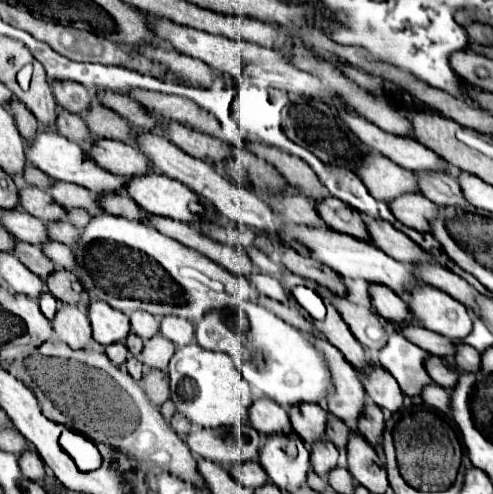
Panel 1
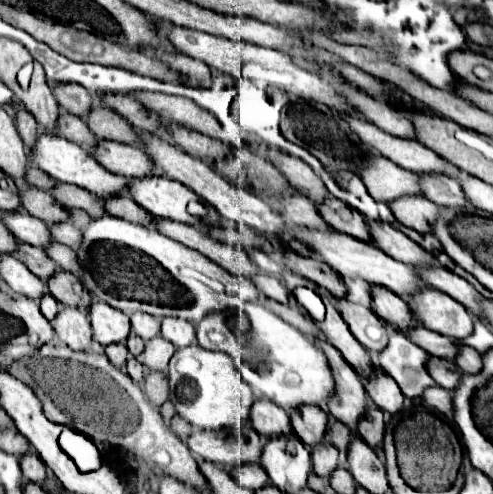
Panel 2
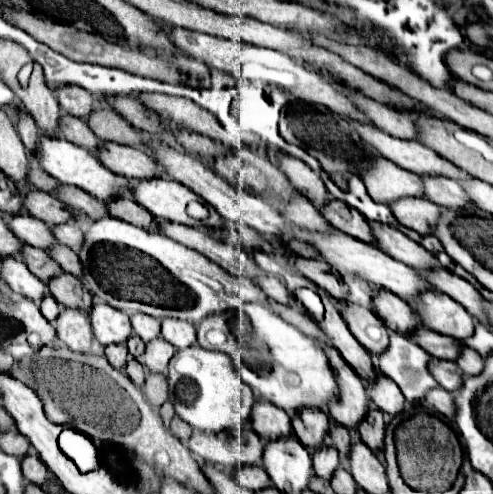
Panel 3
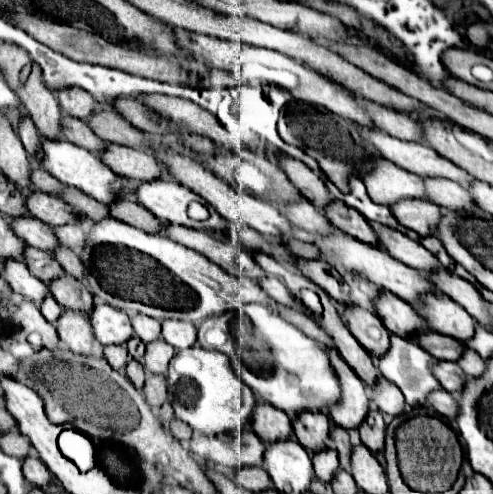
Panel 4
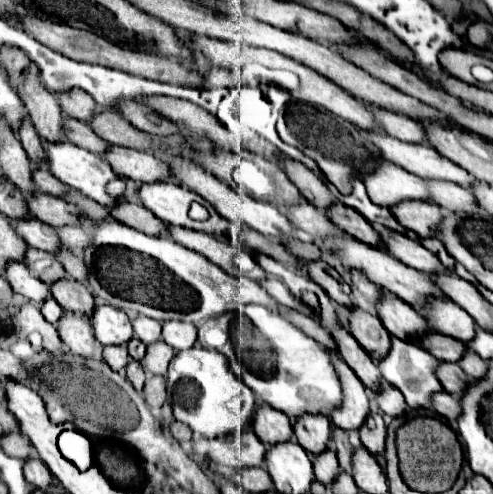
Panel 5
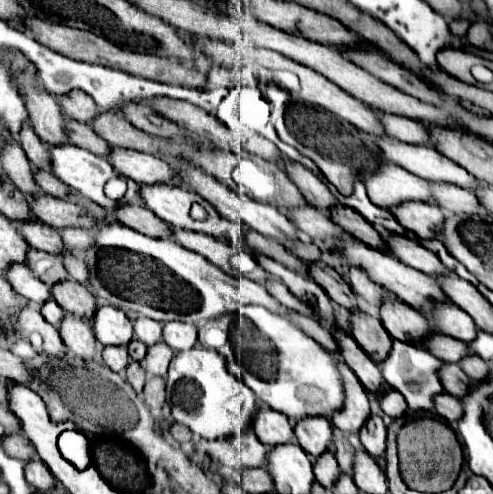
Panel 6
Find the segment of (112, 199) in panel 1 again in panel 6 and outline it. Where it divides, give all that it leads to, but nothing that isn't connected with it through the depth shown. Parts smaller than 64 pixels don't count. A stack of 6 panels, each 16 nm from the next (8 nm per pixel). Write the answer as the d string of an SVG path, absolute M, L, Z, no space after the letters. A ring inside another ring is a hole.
M122 204L116 212L116 218L126 224L128 228L142 232L146 236L152 238L170 238L168 232L172 232L170 224L166 224L164 220L160 220L152 210L148 210L146 206L140 204Z

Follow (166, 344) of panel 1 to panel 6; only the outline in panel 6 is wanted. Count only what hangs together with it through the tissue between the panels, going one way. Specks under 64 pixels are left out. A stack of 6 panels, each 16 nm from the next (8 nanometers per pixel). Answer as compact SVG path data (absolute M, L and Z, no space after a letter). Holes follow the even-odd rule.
M158 342L158 344L148 348L148 354L140 364L150 376L162 376L164 378L168 372L168 364L170 364L172 356L174 356L172 348L168 348L168 344L164 344L164 342Z

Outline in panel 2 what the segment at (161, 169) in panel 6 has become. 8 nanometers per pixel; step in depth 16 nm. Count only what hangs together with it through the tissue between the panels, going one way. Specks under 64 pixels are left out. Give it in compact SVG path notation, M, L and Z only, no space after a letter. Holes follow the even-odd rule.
M102 140L98 148L94 148L94 158L112 174L120 174L126 178L156 174L156 166L152 164L152 160L148 160L146 152L134 146L124 146L120 142Z

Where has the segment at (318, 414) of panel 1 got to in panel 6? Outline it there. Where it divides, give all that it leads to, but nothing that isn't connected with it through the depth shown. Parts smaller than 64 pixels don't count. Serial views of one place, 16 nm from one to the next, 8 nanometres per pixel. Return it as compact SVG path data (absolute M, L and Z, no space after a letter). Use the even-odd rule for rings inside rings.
M322 416L302 418L294 426L294 432L296 432L296 438L298 438L300 446L304 448L304 452L308 452L312 458L318 458L324 452L328 452L332 440L334 440L332 426Z

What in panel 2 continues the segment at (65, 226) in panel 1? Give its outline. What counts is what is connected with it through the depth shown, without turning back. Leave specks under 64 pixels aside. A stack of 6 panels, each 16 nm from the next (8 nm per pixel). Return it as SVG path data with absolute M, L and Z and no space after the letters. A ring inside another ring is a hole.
M64 222L64 224L52 224L50 226L50 232L52 232L52 238L60 244L66 244L70 248L76 250L76 244L80 244L80 236L82 236L82 230L78 230L76 226L72 226L70 222Z

